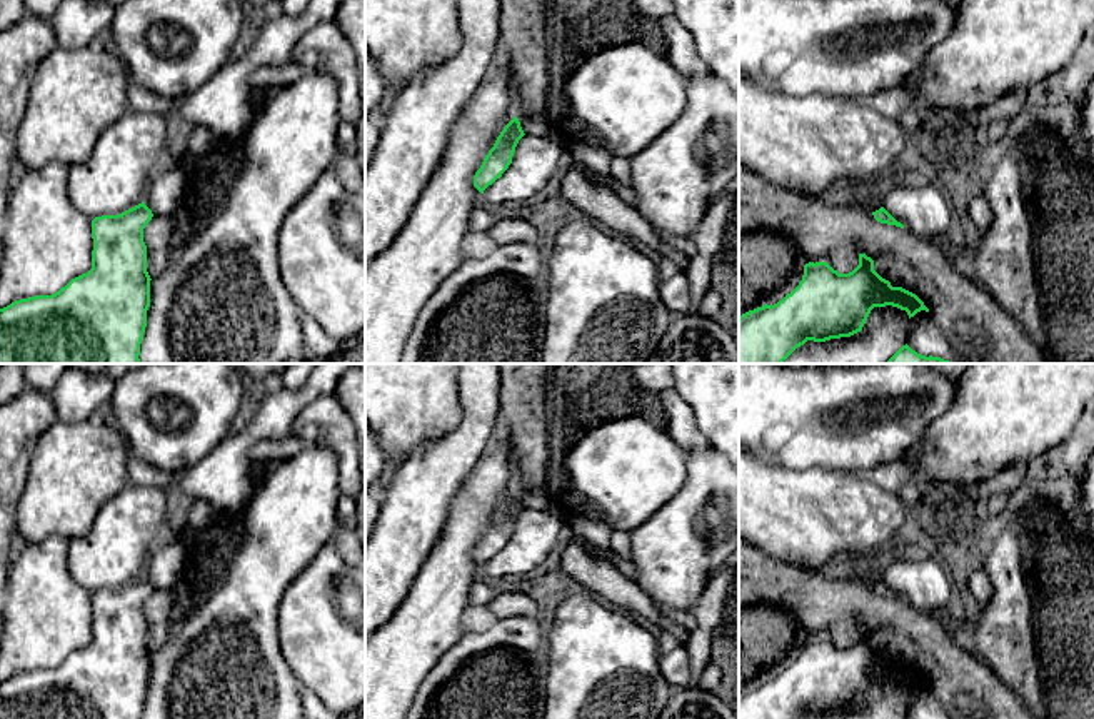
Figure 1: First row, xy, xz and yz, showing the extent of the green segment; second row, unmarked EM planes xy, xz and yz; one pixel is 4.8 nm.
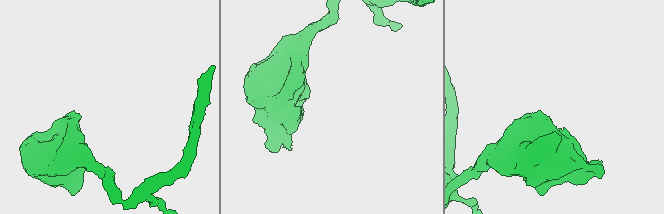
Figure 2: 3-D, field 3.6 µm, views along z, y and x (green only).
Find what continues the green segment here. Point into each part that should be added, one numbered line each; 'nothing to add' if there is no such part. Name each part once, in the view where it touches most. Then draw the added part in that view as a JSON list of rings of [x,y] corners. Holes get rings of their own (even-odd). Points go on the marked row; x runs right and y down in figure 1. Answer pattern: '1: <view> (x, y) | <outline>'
nothing to add

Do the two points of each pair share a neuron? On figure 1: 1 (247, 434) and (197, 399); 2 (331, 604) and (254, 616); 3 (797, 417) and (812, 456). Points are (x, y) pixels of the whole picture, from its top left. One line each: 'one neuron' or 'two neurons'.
1: two neurons
2: two neurons
3: one neuron

